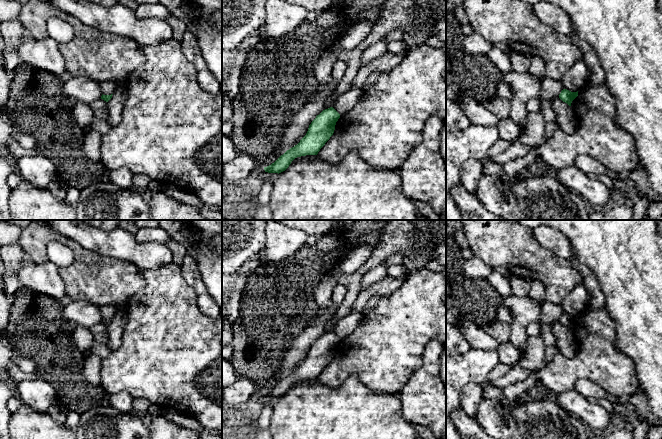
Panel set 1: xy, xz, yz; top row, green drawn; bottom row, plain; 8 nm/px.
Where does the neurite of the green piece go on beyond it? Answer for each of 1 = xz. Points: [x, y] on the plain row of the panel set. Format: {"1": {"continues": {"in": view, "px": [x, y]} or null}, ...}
{"1": {"continues": null}}

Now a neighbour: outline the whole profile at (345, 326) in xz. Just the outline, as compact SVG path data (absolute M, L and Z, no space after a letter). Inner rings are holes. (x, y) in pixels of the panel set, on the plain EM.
M363 312L347 314L338 321L333 332L340 338L340 340L346 338L358 326L363 316Z

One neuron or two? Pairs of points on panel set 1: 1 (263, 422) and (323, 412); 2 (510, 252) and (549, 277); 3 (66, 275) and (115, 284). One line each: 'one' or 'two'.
1: two
2: one
3: one

